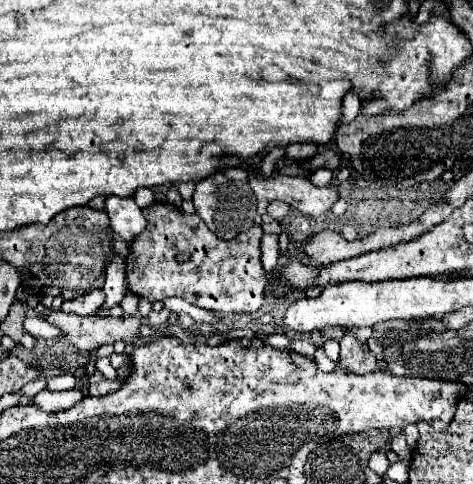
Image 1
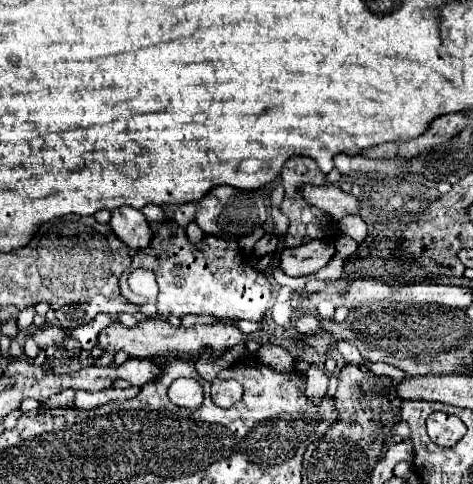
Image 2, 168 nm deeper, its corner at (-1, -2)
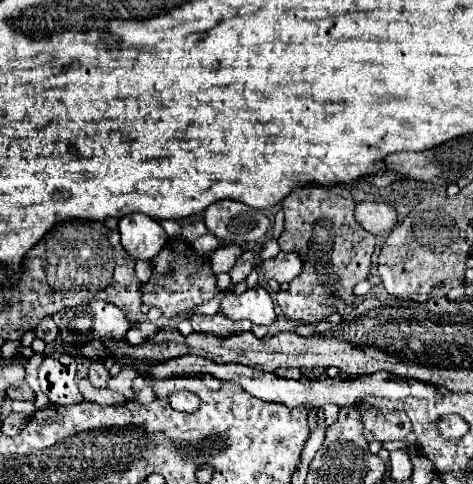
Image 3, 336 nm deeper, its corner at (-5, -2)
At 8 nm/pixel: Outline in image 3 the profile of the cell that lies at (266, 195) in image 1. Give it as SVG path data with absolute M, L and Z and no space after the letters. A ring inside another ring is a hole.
M358 202L354 208L354 216L358 224L372 234L390 232L396 226L396 212L388 204Z

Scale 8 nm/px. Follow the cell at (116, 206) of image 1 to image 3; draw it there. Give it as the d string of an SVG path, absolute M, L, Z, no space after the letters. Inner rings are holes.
M128 214L120 218L118 230L122 236L122 246L128 250L128 254L148 262L168 242L168 236L162 226L146 214Z

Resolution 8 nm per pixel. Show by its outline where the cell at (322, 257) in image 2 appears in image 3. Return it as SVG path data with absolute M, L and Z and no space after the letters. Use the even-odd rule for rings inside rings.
M280 252L274 260L266 260L260 264L260 272L266 280L276 282L290 282L302 270L302 258L296 252Z

